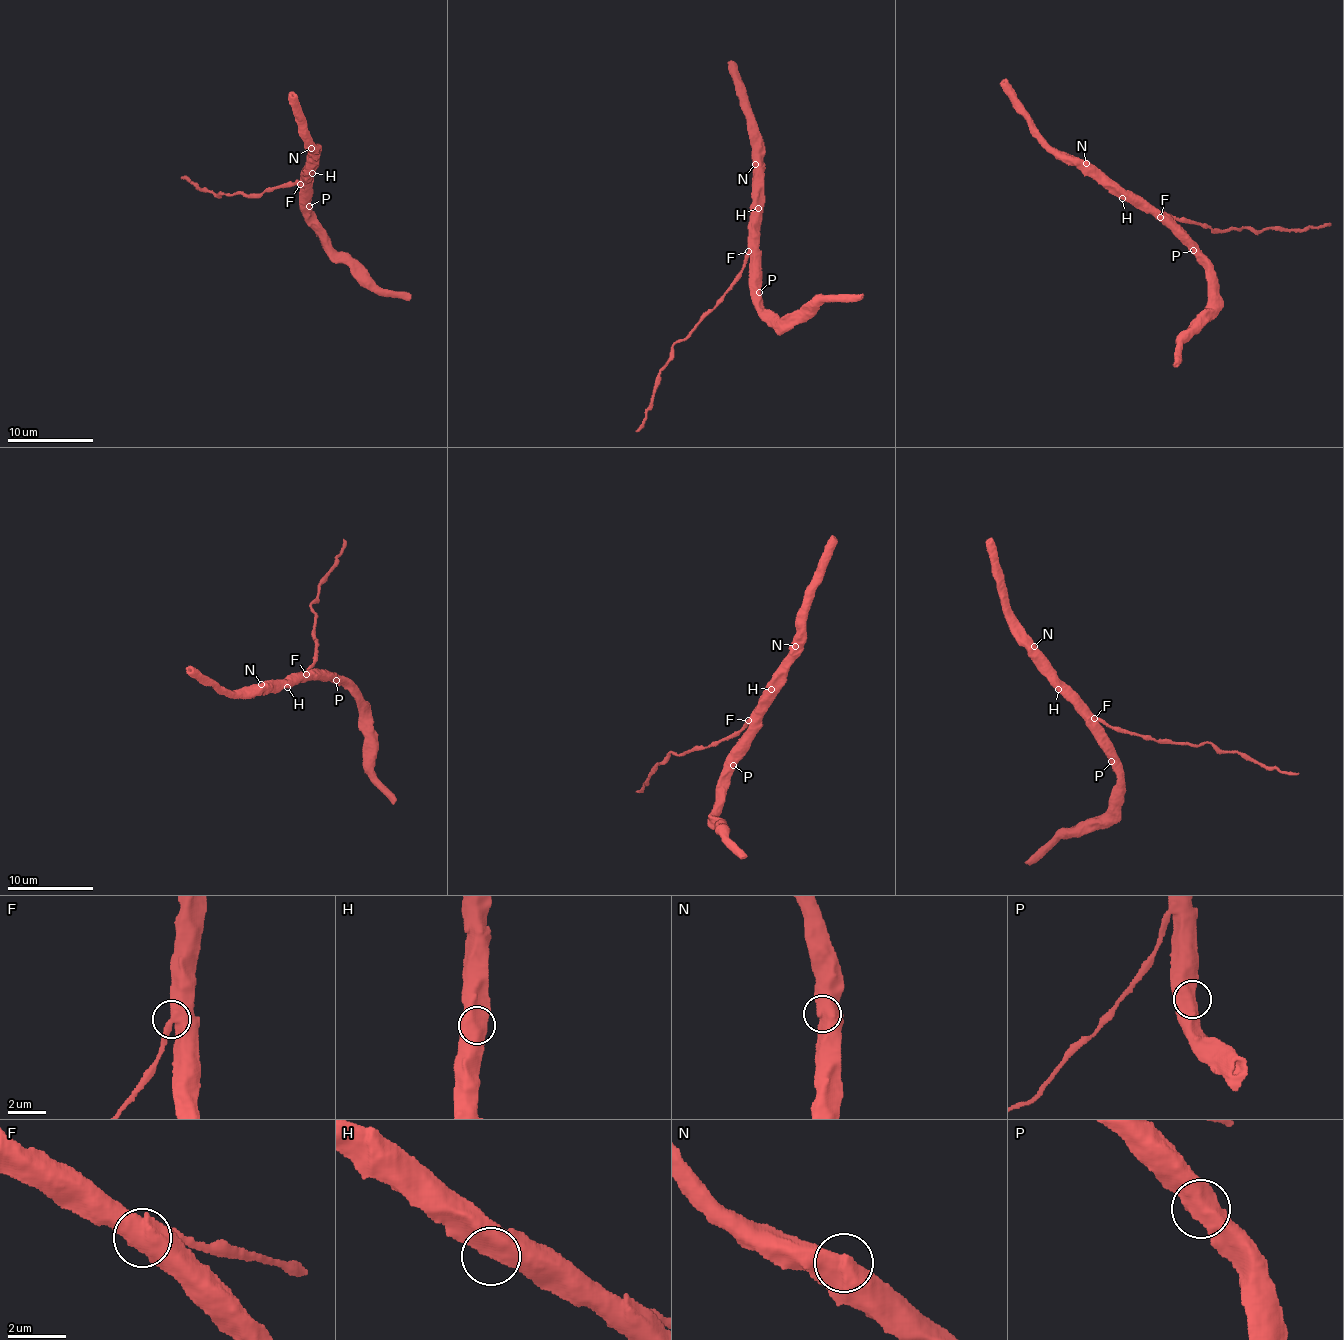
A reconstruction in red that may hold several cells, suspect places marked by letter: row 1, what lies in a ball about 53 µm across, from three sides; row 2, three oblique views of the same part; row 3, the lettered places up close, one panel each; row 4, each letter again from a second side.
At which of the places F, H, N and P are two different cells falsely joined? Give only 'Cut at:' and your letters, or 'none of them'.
Cut at: F

